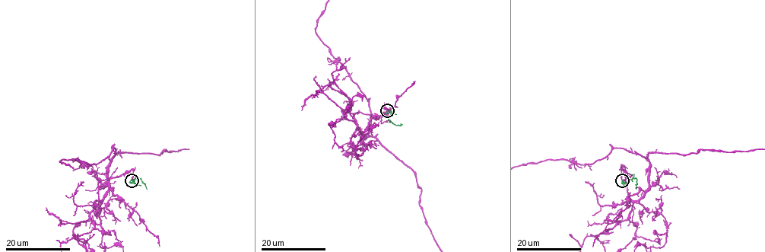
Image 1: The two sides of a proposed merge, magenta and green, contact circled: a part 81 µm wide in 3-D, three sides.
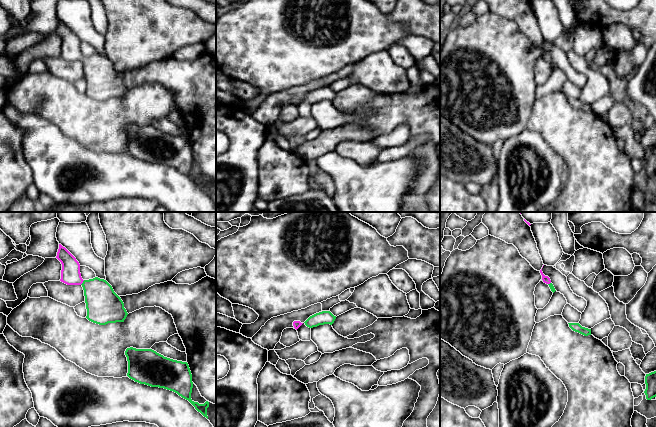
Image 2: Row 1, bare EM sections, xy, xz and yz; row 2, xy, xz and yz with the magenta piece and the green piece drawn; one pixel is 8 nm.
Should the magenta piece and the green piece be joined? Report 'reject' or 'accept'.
accept

